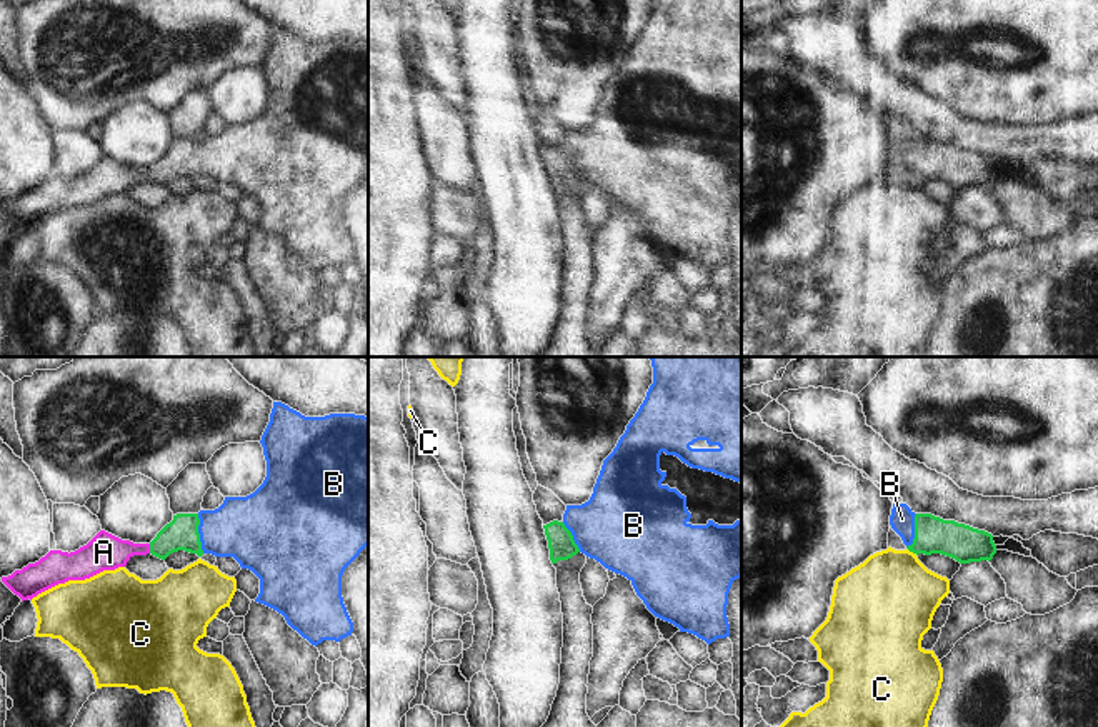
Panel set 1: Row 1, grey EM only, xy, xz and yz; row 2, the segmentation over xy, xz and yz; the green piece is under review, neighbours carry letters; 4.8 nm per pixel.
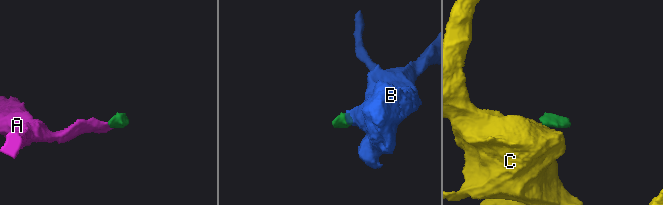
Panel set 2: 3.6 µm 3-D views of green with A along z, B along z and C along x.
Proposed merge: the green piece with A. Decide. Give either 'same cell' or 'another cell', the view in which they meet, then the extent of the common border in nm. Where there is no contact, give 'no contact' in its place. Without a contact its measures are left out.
same cell; meets green in xy; contact 50 nm long

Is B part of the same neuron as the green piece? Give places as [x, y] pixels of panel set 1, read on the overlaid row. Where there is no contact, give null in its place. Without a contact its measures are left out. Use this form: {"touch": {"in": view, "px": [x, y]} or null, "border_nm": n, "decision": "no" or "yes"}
{"touch": {"in": "xy", "px": [199, 534]}, "border_nm": 190, "decision": "yes"}

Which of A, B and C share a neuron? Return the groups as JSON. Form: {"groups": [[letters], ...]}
{"groups": [["A", "B"], ["C"]]}

